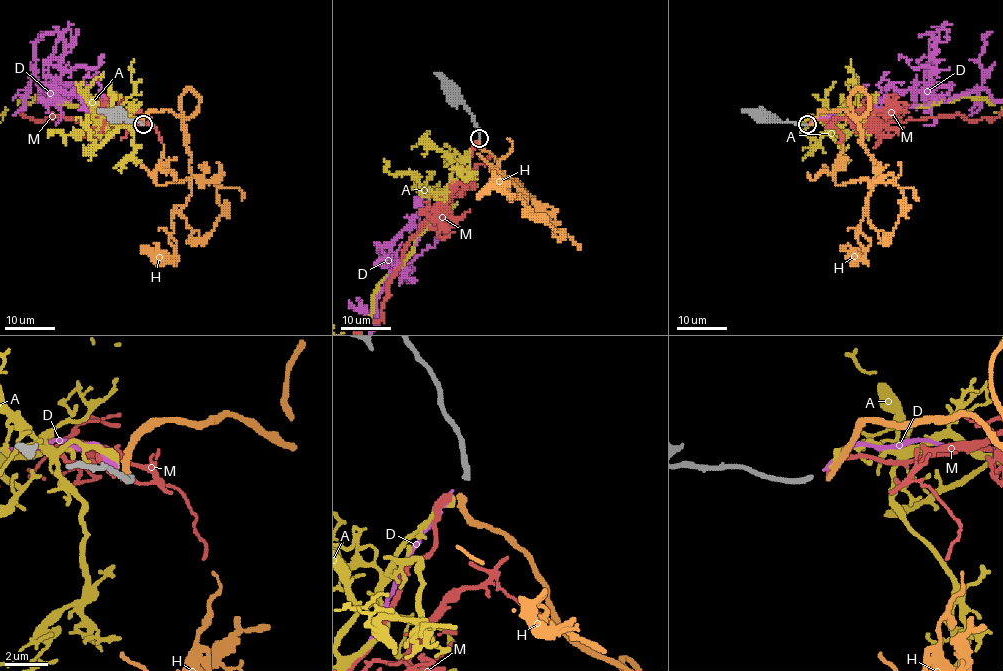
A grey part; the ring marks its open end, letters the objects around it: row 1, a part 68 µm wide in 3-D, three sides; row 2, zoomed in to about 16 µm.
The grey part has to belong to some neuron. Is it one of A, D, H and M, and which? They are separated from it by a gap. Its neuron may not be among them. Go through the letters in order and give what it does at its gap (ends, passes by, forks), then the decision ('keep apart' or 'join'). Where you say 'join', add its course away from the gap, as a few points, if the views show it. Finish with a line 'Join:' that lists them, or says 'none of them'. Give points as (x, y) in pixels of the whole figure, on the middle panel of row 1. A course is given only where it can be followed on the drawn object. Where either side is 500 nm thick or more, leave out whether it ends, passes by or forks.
A: it ends there; keep apart
D: it ends there; join
H: it ends there; keep apart
M: it ends there; keep apart
Join: D

